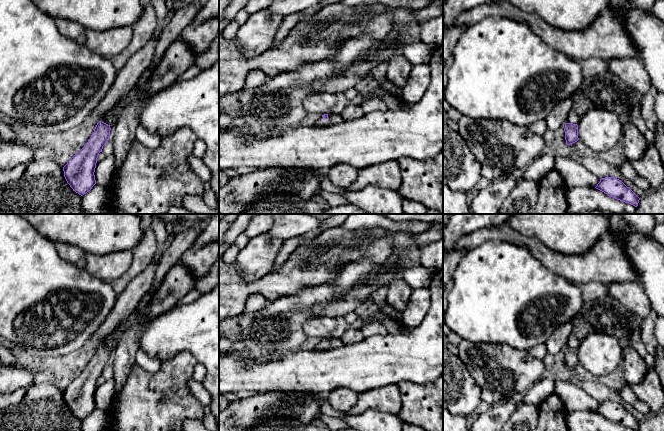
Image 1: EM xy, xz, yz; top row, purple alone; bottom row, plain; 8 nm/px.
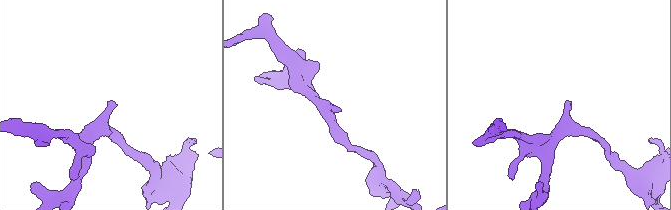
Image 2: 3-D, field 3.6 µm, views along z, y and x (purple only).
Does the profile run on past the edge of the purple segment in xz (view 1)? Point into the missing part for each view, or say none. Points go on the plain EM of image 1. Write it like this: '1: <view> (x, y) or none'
1: xz (332, 343)

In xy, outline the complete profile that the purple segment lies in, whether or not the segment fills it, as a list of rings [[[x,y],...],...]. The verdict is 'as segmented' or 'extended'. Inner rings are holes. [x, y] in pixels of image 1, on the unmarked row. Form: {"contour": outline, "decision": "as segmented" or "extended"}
{"contour": [[[127,320],[118,326],[112,334],[99,342],[93,358],[84,371],[63,391],[64,401],[70,411],[83,420],[96,408],[95,392],[97,382],[103,370],[109,364],[111,350],[115,350],[121,333],[127,327]]], "decision": "extended"}

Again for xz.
{"contour": [[[329,337],[329,338],[322,339],[317,344],[316,349],[319,350],[319,351],[331,350],[331,349],[339,348],[343,345],[344,344],[343,344],[343,342],[341,341],[340,338]]], "decision": "extended"}

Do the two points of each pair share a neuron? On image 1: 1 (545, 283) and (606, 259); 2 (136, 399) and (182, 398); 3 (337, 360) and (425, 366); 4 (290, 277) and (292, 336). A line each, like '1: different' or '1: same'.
1: different
2: same
3: same
4: different

